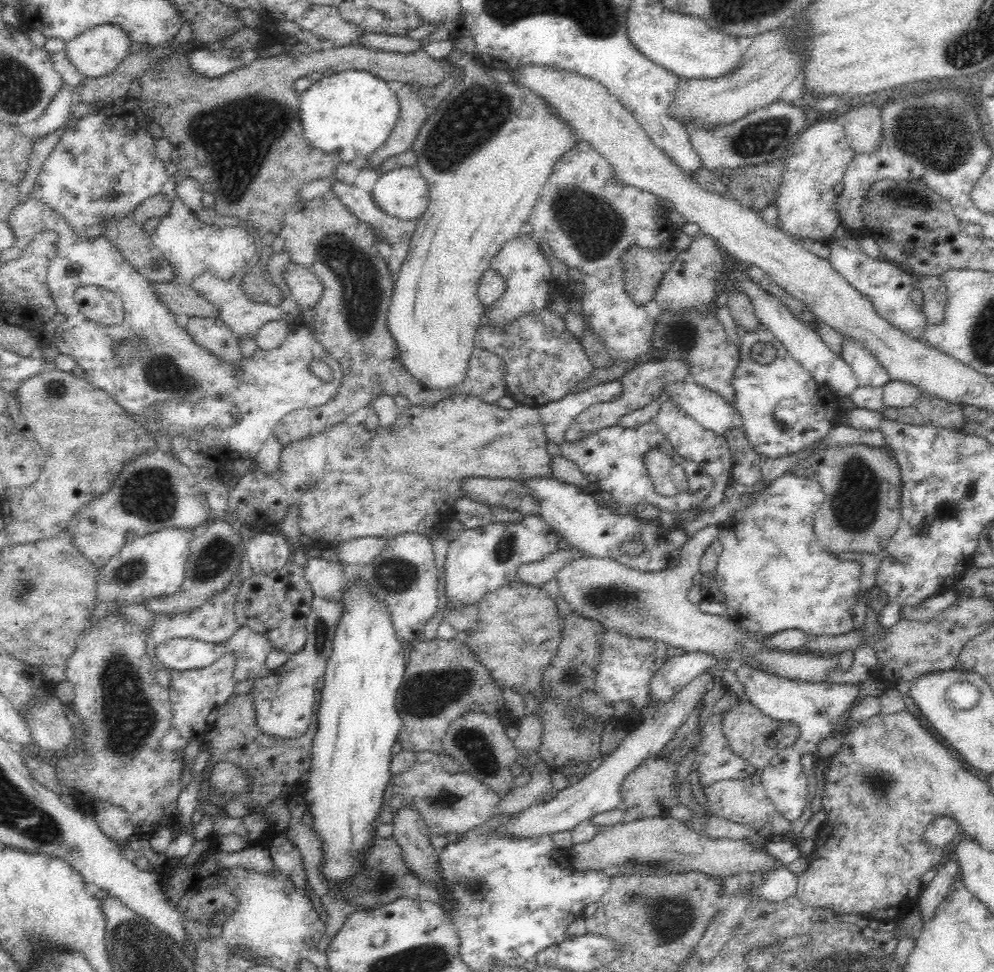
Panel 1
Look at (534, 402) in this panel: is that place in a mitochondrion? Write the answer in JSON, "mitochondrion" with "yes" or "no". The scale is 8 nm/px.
{"mitochondrion":"no"}

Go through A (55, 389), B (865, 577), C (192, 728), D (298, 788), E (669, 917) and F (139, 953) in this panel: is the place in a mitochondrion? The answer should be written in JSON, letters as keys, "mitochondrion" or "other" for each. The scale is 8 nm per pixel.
{"A":"mitochondrion","B":"other","C":"other","D":"other","E":"mitochondrion","F":"mitochondrion"}

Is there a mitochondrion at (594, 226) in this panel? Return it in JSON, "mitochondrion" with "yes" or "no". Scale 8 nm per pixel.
{"mitochondrion":"yes"}

